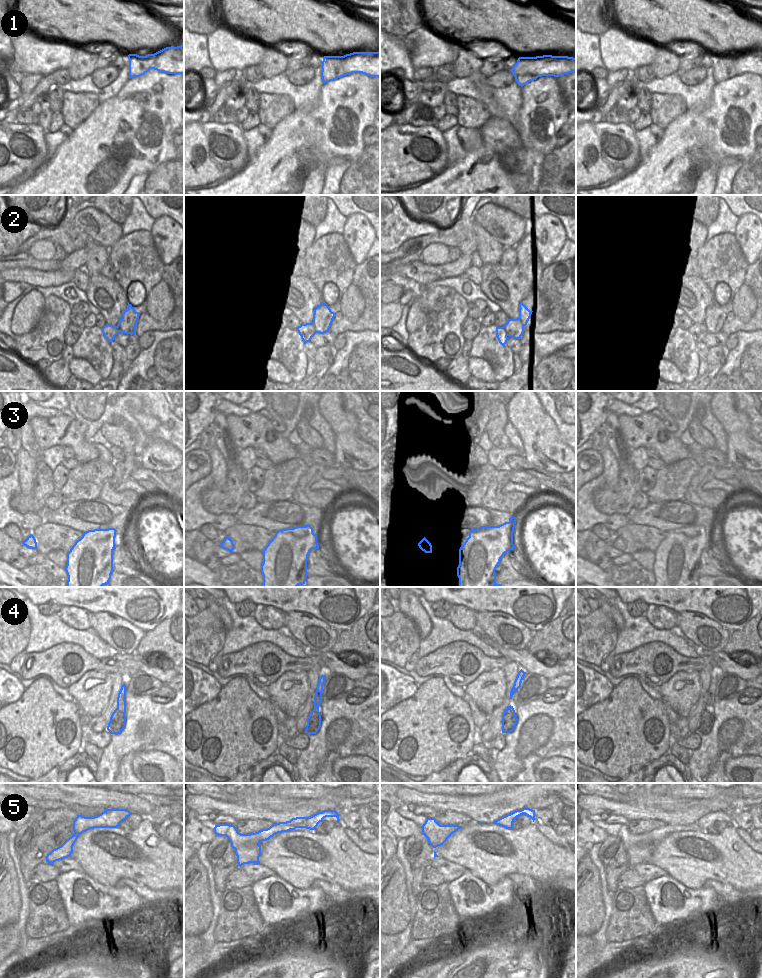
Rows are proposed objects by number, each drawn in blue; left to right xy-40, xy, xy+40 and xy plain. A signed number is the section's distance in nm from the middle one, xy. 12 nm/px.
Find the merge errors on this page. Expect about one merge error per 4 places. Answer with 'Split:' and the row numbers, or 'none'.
Split: 1

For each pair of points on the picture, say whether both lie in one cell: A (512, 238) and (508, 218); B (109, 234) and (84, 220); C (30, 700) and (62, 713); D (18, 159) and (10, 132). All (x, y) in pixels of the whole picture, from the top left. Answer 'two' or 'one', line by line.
A: two
B: one
C: one
D: one

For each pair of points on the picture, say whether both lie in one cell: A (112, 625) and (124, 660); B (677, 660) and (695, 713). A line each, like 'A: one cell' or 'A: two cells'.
A: two cells
B: two cells

